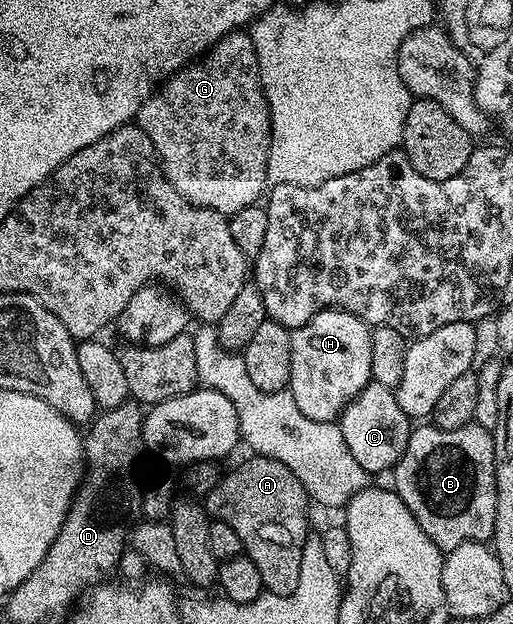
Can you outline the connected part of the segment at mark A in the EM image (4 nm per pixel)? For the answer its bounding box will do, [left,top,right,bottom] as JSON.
[204,456,308,596]

